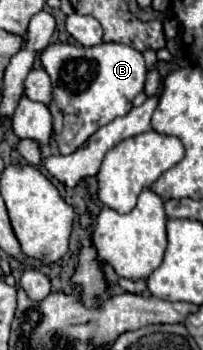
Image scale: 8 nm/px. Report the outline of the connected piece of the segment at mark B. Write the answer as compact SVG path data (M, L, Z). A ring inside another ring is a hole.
M104 42L92 48L50 44L40 58L54 86L54 98L48 108L52 112L54 134L62 156L72 154L96 132L96 128L108 124L108 120L124 116L132 108L136 94L144 90L148 74L142 52L118 42Z

